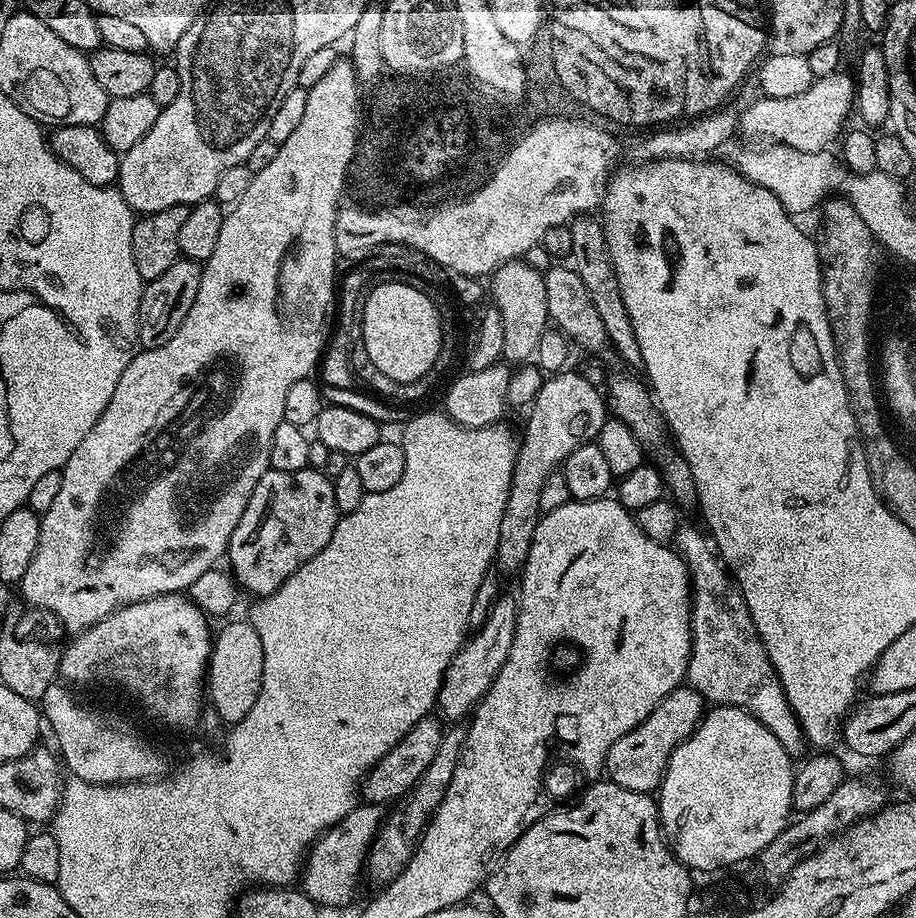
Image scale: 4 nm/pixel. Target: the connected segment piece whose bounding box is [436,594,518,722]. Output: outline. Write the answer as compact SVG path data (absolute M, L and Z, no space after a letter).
M515 595L497 596L494 606L488 611L484 625L475 629L457 650L456 657L450 662L444 680L440 684L440 693L436 695L436 708L445 721L463 721L479 704L480 699L487 694L494 678L502 670L510 654L510 646L514 642L517 603Z

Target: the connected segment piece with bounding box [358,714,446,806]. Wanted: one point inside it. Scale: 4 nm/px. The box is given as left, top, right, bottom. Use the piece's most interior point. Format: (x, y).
(389, 781)

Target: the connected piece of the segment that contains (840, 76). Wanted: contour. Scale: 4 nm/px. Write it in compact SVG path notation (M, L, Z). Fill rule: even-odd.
M841 70L813 80L810 90L795 98L769 98L760 104L756 103L756 108L748 111L747 116L742 116L748 135L760 139L760 142L785 144L803 152L831 149L845 127L844 119L848 112L850 116L854 108L856 86L853 77L849 73L847 76L846 72Z

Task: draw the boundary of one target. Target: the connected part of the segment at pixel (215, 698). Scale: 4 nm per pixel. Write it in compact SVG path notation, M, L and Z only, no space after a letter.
M229 619L221 632L215 633L212 641L212 656L208 660L208 675L206 677L206 696L212 704L211 711L220 717L225 725L231 726L242 722L246 714L250 714L250 709L254 707L254 702L258 702L258 690L262 686L262 638L258 638L258 630L247 619Z

